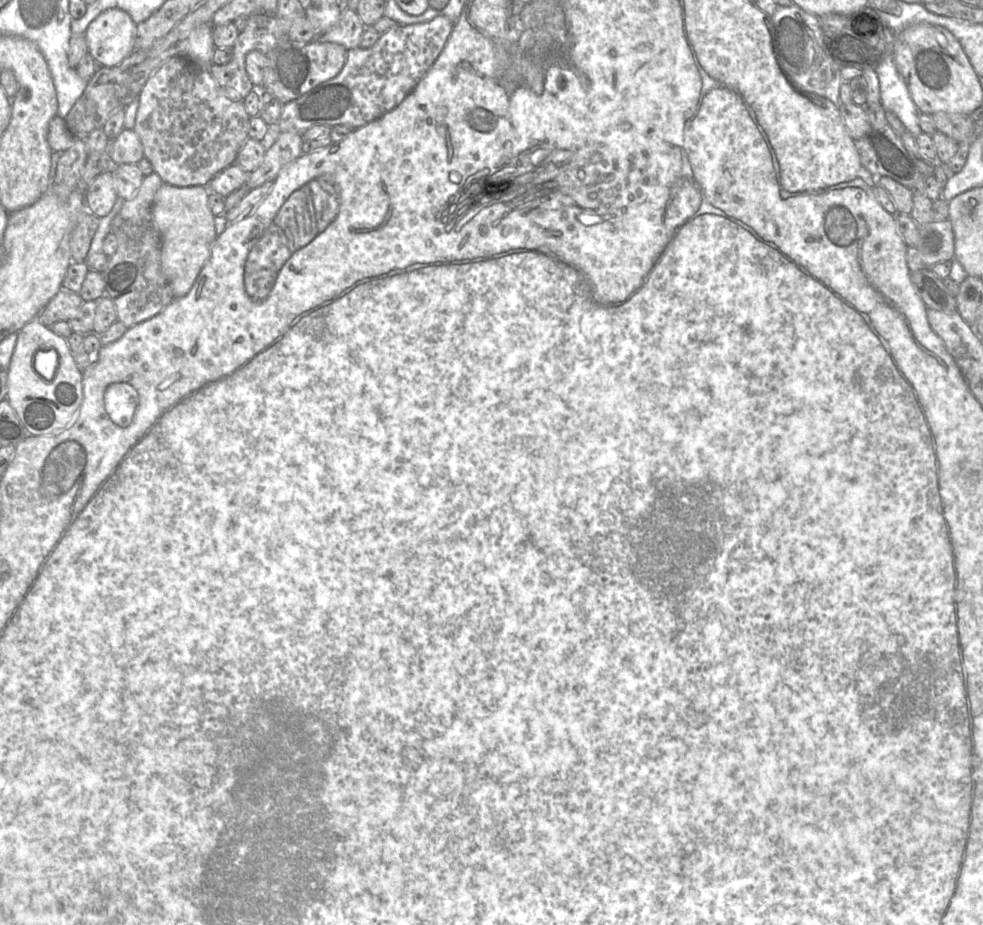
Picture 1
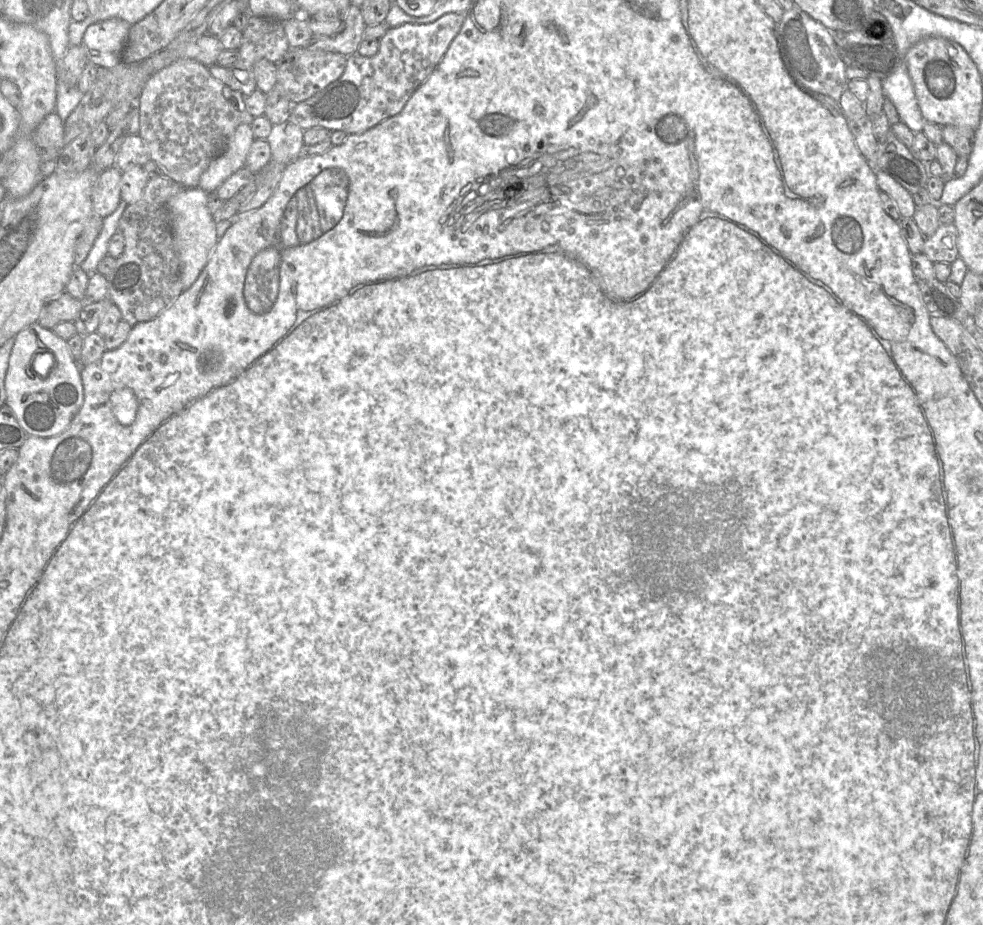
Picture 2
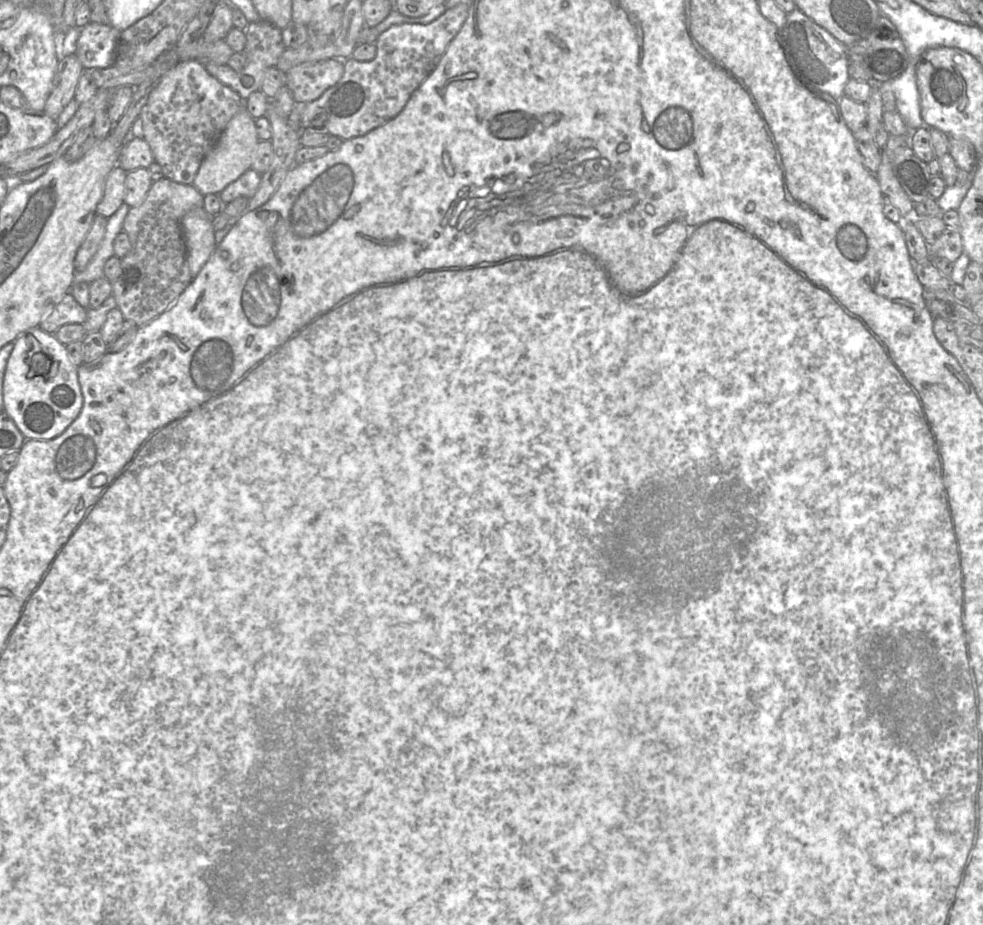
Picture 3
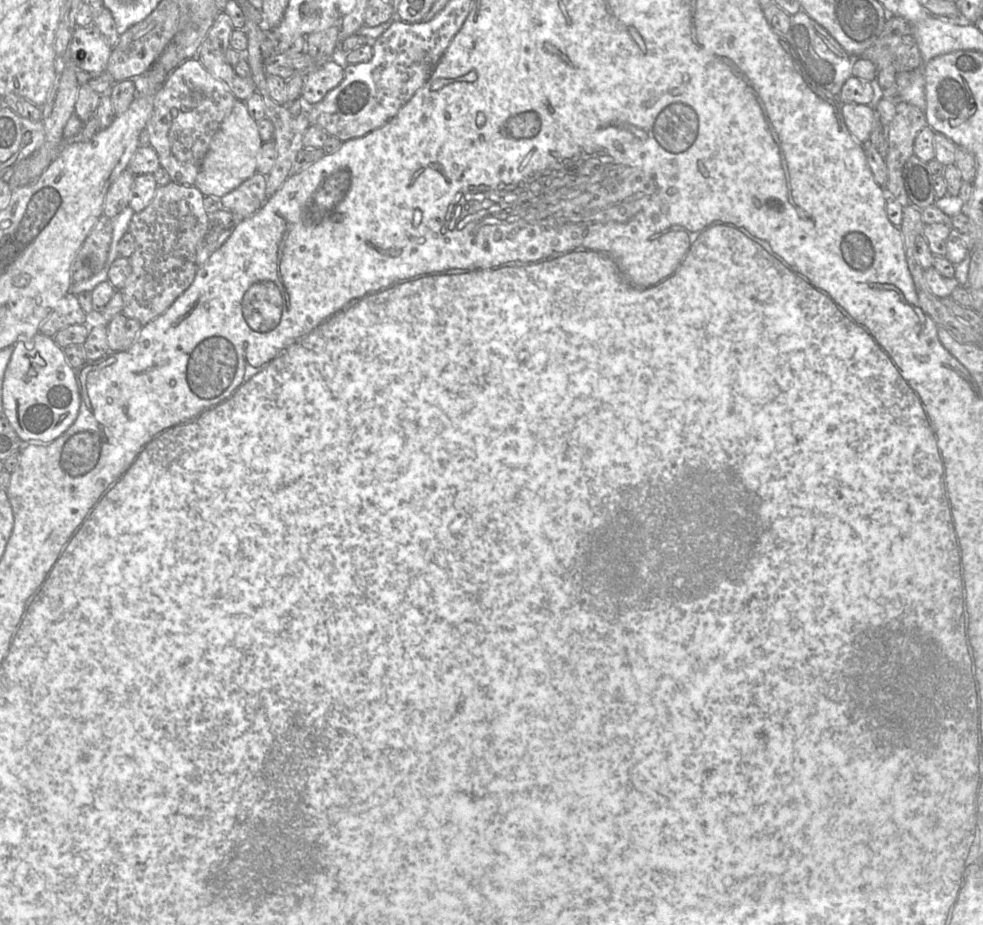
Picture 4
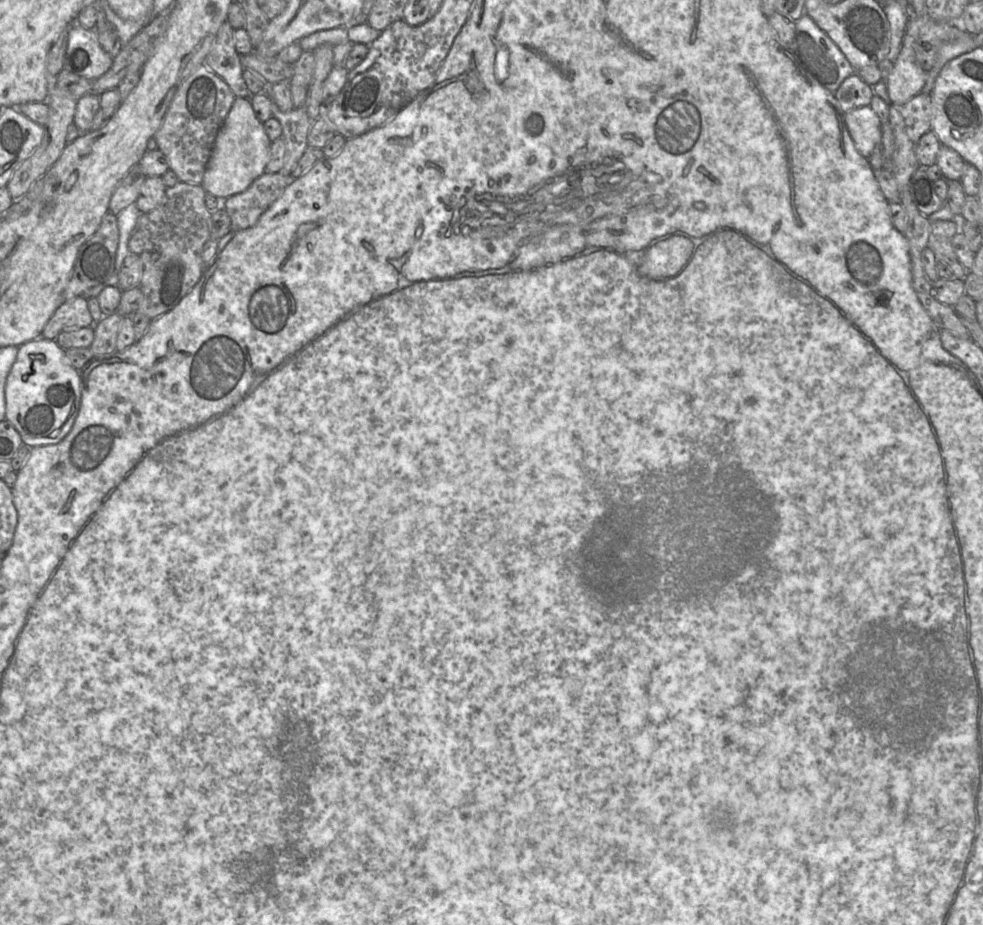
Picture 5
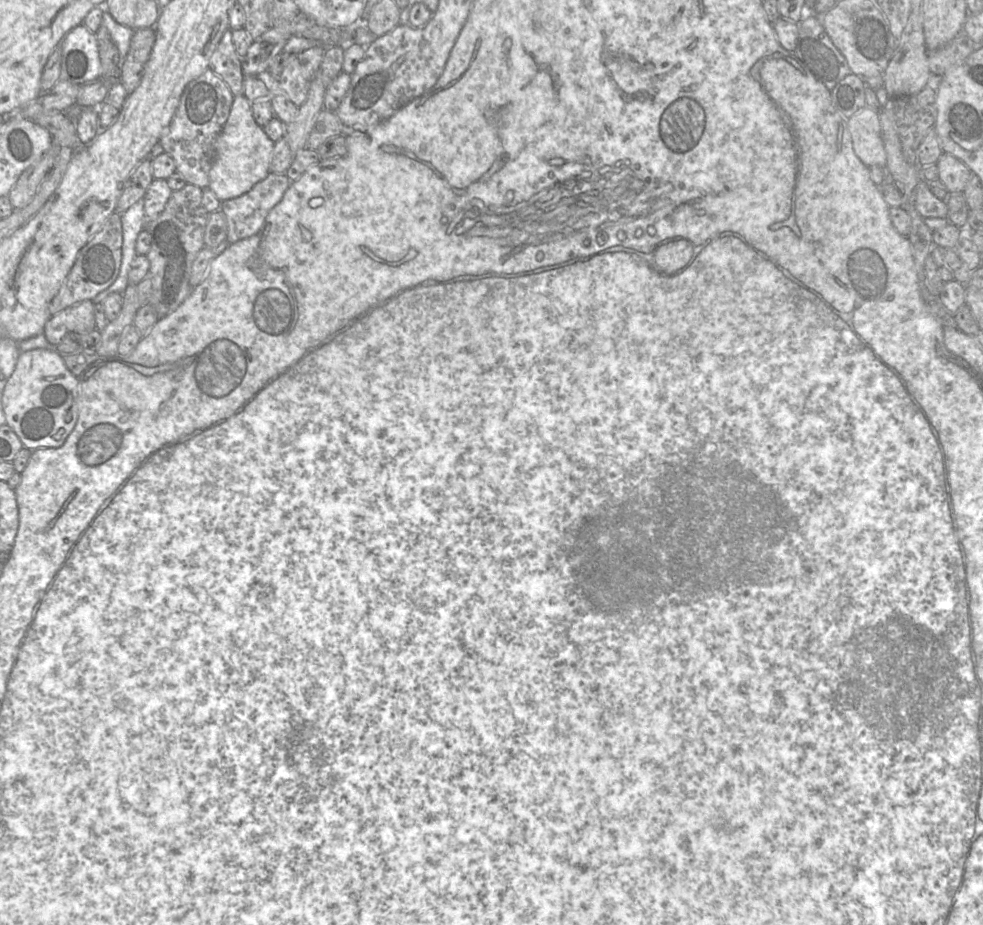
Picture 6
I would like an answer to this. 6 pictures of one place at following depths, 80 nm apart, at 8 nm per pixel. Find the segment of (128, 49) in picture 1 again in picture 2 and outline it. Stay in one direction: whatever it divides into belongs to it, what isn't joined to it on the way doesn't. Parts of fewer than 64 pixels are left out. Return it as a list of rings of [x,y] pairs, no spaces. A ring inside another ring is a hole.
[[[120,18],[91,24],[82,39],[88,61],[105,68],[118,65],[121,62],[130,27],[128,22]]]

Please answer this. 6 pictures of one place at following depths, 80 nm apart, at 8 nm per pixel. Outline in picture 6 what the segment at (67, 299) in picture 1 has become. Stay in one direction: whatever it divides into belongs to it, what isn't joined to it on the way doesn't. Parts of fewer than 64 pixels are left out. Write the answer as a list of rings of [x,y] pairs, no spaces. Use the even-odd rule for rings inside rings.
[[[85,300],[51,316],[45,324],[44,335],[57,347],[69,333],[89,333],[95,329],[94,303]]]

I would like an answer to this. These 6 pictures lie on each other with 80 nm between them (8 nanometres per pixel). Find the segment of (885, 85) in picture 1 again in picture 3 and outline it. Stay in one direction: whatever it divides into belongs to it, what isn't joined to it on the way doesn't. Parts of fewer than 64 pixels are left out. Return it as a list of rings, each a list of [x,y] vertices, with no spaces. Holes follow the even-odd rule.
[[[910,58],[906,70],[891,81],[896,98],[896,111],[909,129],[919,129],[924,125],[921,115],[920,94],[916,79],[916,65],[919,58]]]

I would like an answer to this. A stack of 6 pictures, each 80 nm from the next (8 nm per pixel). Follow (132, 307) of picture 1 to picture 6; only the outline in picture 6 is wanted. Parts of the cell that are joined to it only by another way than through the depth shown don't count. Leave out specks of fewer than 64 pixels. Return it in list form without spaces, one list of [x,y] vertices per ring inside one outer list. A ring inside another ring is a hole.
[[[189,183],[180,190],[172,191],[157,218],[145,223],[144,230],[151,235],[151,247],[146,254],[152,282],[149,303],[159,317],[174,311],[191,292],[191,267],[204,247],[204,231],[210,214],[202,204],[202,192],[202,188]]]

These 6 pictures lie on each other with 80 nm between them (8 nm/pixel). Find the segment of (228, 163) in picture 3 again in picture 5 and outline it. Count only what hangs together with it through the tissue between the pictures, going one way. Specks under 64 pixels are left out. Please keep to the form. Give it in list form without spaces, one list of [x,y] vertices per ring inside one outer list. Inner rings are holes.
[[[249,98],[235,100],[217,132],[201,186],[206,193],[222,199],[245,191],[255,179],[265,172],[270,158],[269,140],[263,123],[255,116]]]

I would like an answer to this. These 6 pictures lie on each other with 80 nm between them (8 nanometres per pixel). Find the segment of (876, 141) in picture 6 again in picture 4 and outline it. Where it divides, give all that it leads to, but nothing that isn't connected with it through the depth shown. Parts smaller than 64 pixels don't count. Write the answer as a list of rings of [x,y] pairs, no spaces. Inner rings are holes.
[[[841,103],[842,116],[848,131],[860,144],[868,142],[875,124],[875,110],[869,104]]]

